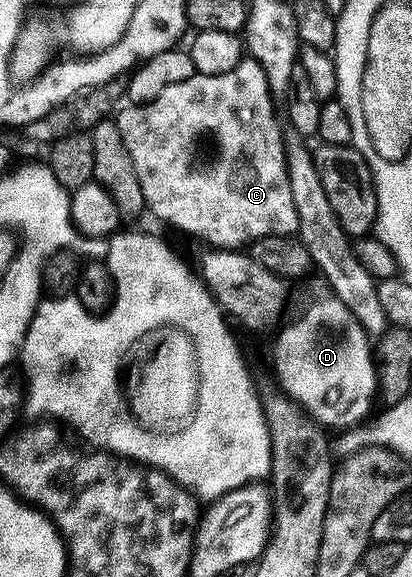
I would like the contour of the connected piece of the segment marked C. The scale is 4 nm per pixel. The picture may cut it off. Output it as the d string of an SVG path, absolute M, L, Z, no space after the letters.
M241 59L222 75L197 75L186 79L186 83L174 83L145 105L125 104L114 120L134 163L147 212L228 251L270 235L295 234L298 211L294 211L286 175L282 125L276 122L272 104L266 75L251 59Z

